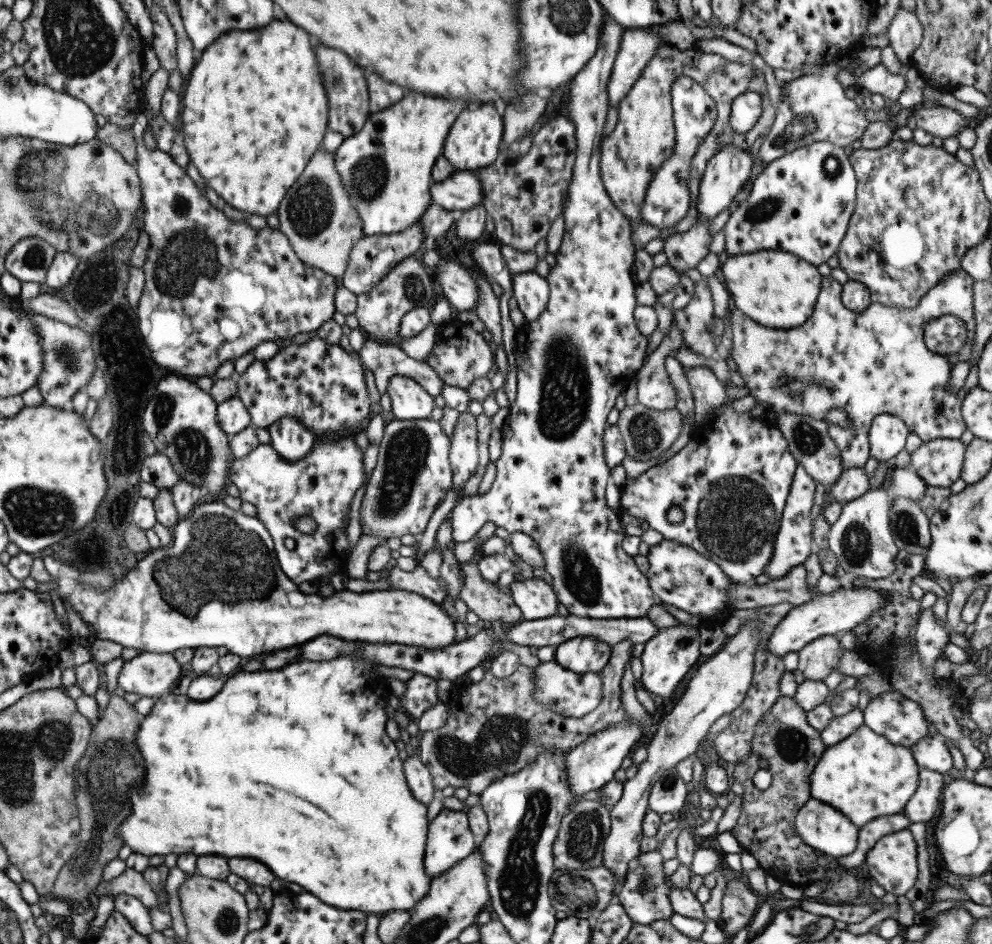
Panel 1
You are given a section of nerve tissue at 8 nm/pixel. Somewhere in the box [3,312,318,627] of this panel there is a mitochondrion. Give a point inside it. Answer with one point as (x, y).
(220, 557)

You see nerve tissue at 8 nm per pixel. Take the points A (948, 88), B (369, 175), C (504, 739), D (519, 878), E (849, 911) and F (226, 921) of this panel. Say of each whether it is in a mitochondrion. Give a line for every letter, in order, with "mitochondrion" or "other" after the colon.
A: other
B: mitochondrion
C: mitochondrion
D: mitochondrion
E: other
F: mitochondrion

